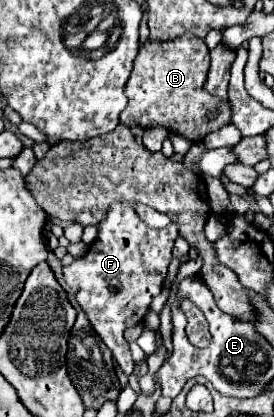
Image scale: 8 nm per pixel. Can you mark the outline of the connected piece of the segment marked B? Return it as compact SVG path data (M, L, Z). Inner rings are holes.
M181 36L171 42L143 42L139 46L131 78L125 86L129 104L119 114L121 124L141 128L165 126L169 132L181 134L191 142L201 142L209 132L231 124L229 102L223 104L223 100L207 94L203 88L209 72L209 60L209 48L205 40L199 40L197 36ZM211 108L219 108L219 114L213 122L207 120L207 112Z

